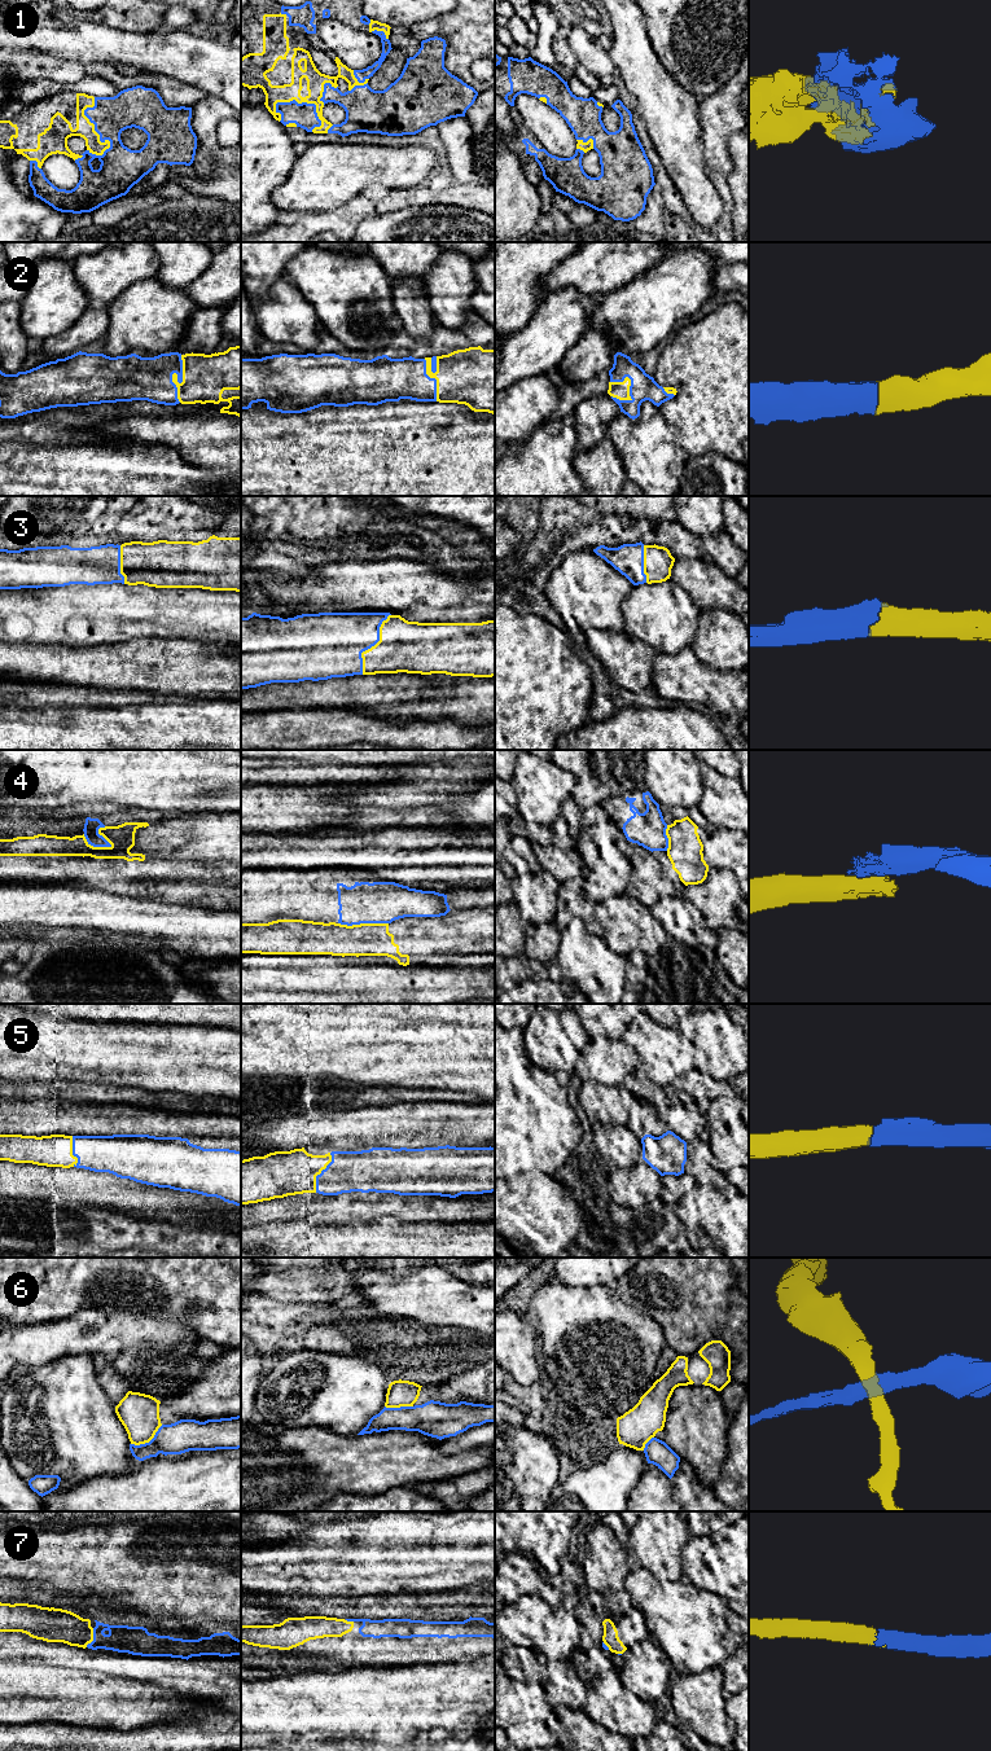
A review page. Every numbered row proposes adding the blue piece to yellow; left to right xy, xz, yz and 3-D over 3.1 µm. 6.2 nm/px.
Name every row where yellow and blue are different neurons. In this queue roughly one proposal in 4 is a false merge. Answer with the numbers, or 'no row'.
4, 6

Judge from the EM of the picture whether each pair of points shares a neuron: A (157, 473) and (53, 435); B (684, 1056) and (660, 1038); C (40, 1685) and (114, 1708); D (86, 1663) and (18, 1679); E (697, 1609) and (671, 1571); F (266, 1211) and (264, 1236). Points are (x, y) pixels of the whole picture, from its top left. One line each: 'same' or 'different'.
A: different
B: same
C: same
D: different
E: different
F: different

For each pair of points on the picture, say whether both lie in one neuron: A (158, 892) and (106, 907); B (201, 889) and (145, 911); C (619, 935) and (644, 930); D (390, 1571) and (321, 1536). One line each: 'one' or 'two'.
A: two
B: two
C: one
D: one

